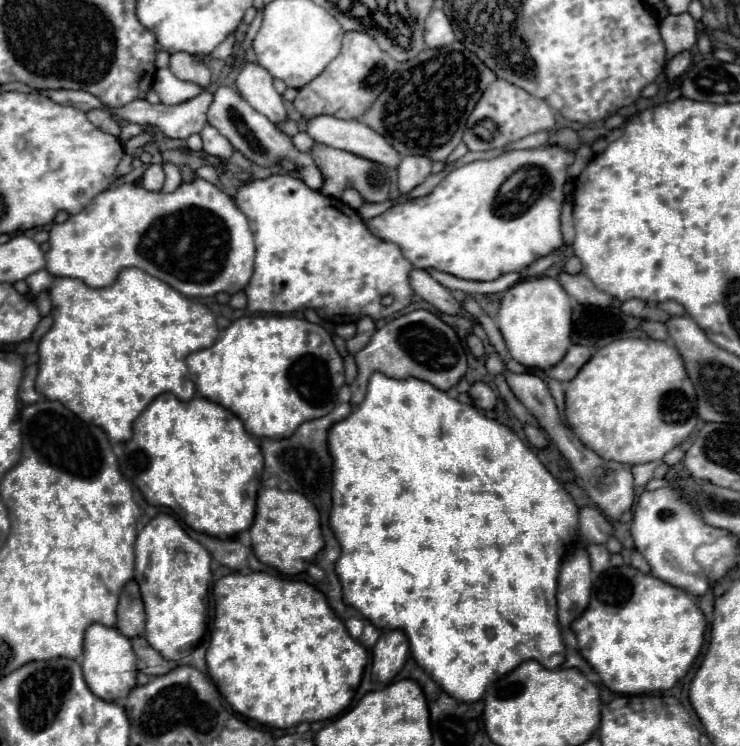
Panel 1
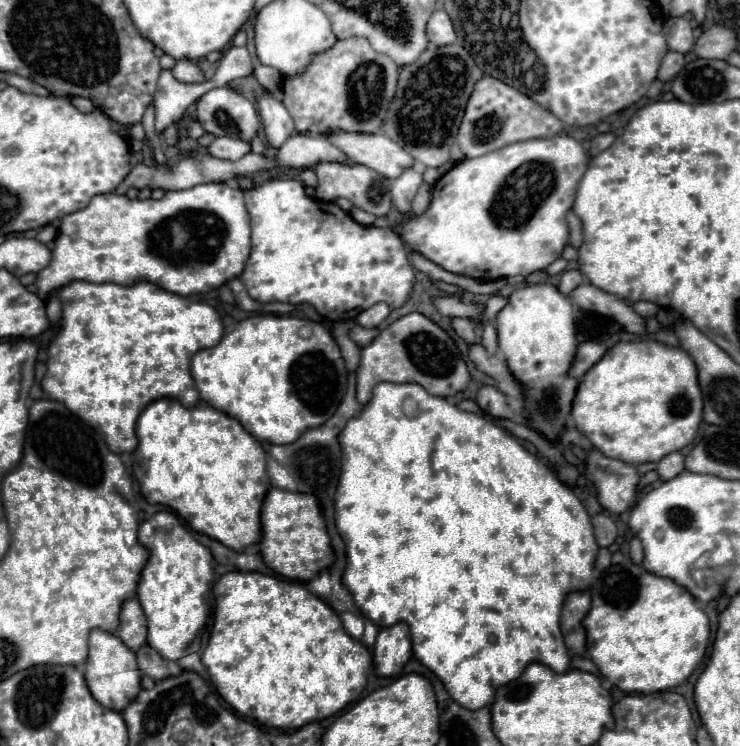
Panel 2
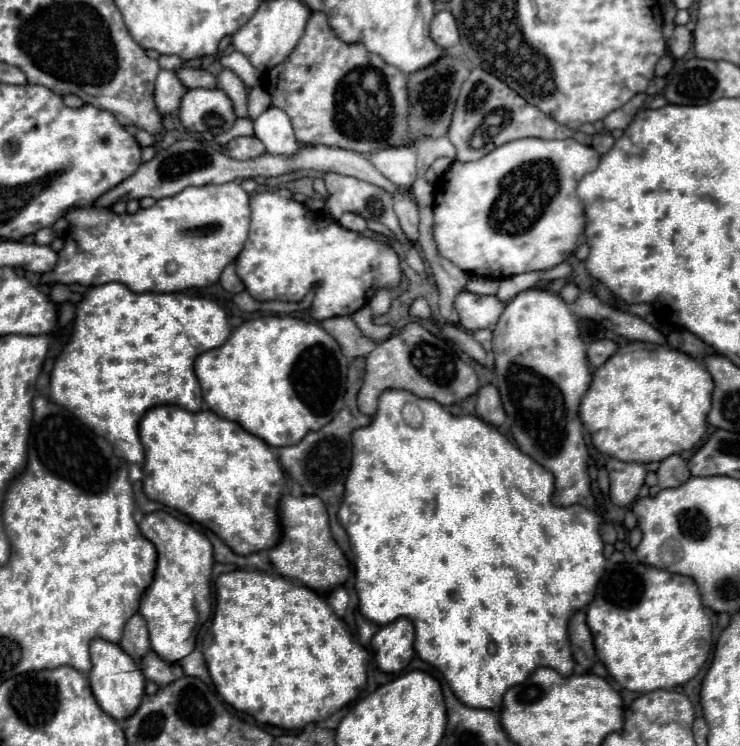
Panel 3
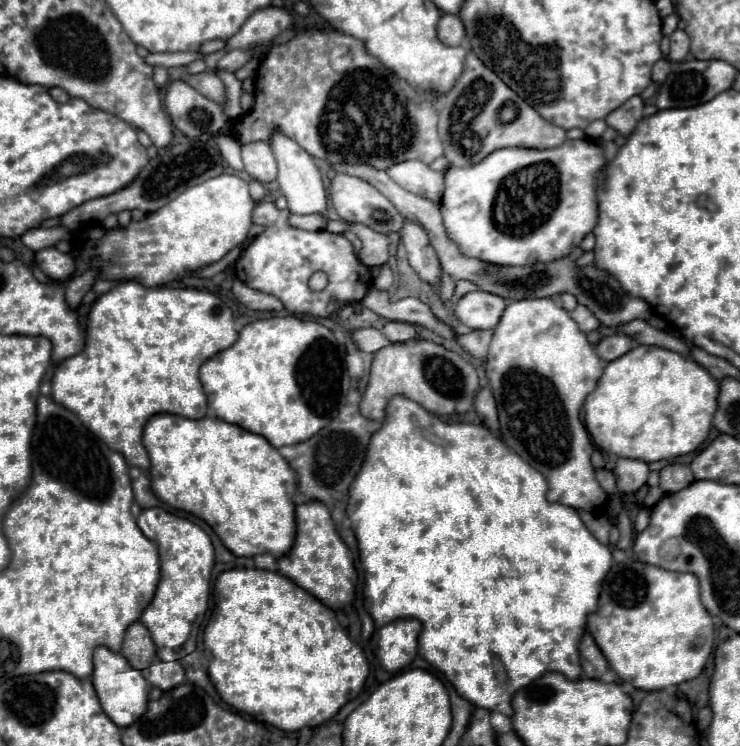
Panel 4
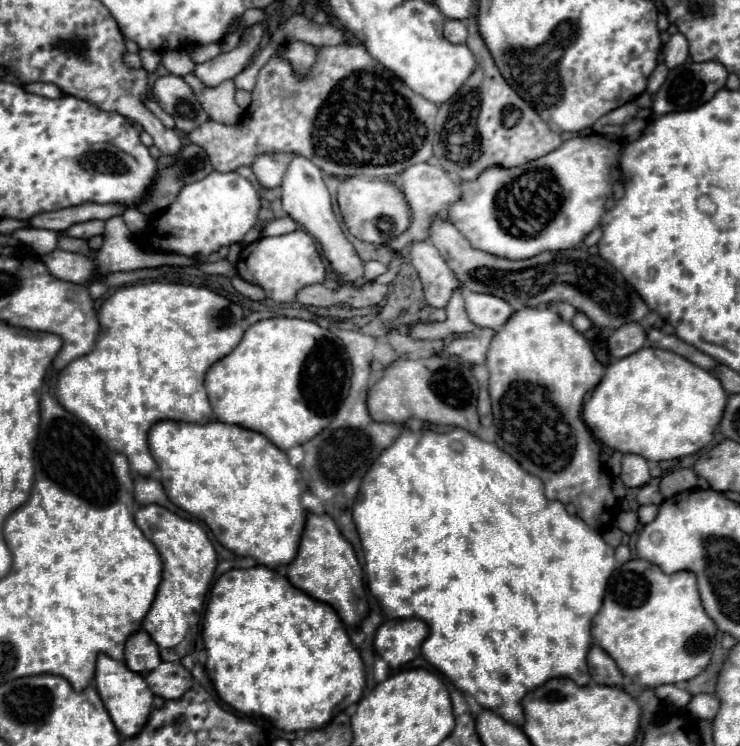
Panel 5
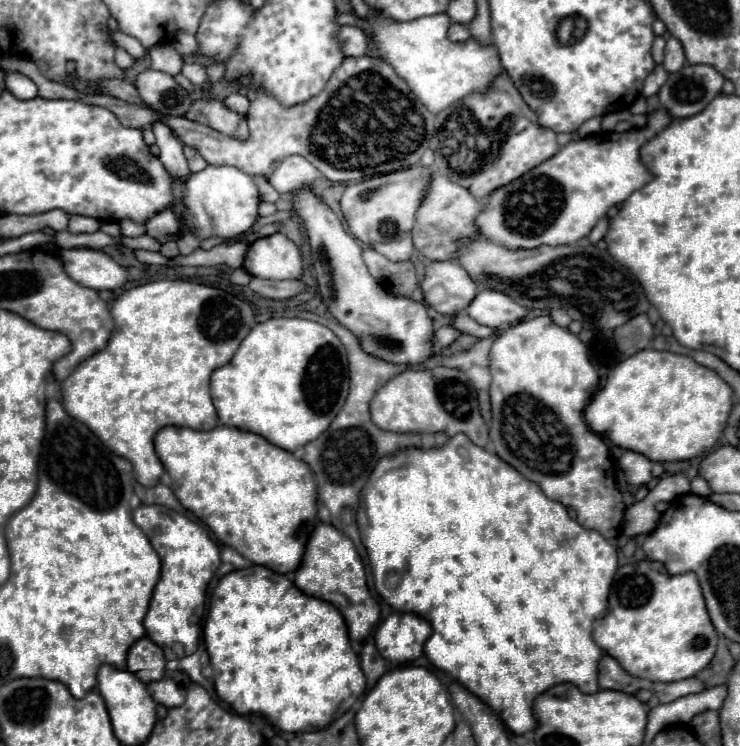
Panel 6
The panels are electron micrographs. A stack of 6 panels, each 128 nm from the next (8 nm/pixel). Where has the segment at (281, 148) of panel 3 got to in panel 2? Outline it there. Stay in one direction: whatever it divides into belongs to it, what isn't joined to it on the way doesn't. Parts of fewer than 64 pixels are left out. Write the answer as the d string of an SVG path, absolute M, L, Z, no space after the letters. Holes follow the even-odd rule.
M262 92L258 96L258 108L260 108L262 130L266 134L268 146L280 148L294 134L292 116L284 108L284 104L272 98L268 92Z

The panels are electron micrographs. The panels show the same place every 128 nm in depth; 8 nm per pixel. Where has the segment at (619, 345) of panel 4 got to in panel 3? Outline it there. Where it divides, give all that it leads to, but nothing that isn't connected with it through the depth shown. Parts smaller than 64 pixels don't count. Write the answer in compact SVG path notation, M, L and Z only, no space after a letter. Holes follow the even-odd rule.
M596 340L588 346L588 360L594 368L602 366L614 352L618 350L618 344L614 340Z

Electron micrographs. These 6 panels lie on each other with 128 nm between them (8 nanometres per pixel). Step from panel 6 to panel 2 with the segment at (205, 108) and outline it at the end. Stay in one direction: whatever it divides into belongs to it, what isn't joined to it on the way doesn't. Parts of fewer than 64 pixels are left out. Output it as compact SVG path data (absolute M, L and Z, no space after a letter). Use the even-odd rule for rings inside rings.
M178 60L176 66L172 68L172 74L180 82L204 82L202 70L190 60Z

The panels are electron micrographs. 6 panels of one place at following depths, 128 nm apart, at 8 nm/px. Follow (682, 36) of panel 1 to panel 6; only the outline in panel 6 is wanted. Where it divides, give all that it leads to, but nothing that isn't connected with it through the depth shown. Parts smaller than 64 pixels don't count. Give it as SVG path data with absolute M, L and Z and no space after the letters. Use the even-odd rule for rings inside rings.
M668 38L662 66L664 66L668 72L678 72L678 70L684 66L684 62L686 62L686 56L684 56L682 44L680 44L676 38Z

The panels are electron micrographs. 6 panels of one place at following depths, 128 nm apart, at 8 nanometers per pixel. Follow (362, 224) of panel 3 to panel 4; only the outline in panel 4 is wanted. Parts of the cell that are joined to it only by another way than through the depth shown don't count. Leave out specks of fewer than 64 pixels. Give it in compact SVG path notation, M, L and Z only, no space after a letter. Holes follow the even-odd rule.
M328 222L326 230L352 230L360 240L362 240L362 248L358 250L358 258L362 264L366 266L382 266L390 252L390 238L378 232L372 232L370 228L364 228L362 224L348 224L348 222Z

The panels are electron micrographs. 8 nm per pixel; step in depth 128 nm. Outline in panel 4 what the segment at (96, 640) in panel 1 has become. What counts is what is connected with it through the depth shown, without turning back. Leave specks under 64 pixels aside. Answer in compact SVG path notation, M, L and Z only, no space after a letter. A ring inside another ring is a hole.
M104 646L94 650L94 672L92 672L92 682L94 682L94 690L98 694L98 700L104 708L104 712L108 714L108 718L120 726L132 726L148 708L148 692L150 686L144 680L140 670L134 670L128 660L124 660L122 654L116 654Z

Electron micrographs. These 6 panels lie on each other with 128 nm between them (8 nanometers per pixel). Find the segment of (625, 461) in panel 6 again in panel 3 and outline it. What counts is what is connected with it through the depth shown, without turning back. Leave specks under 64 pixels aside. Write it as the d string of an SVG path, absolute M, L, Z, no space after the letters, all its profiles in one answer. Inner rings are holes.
M616 458L612 460L606 464L610 474L610 500L616 506L626 506L638 498L646 478L646 468L636 462L616 462Z

